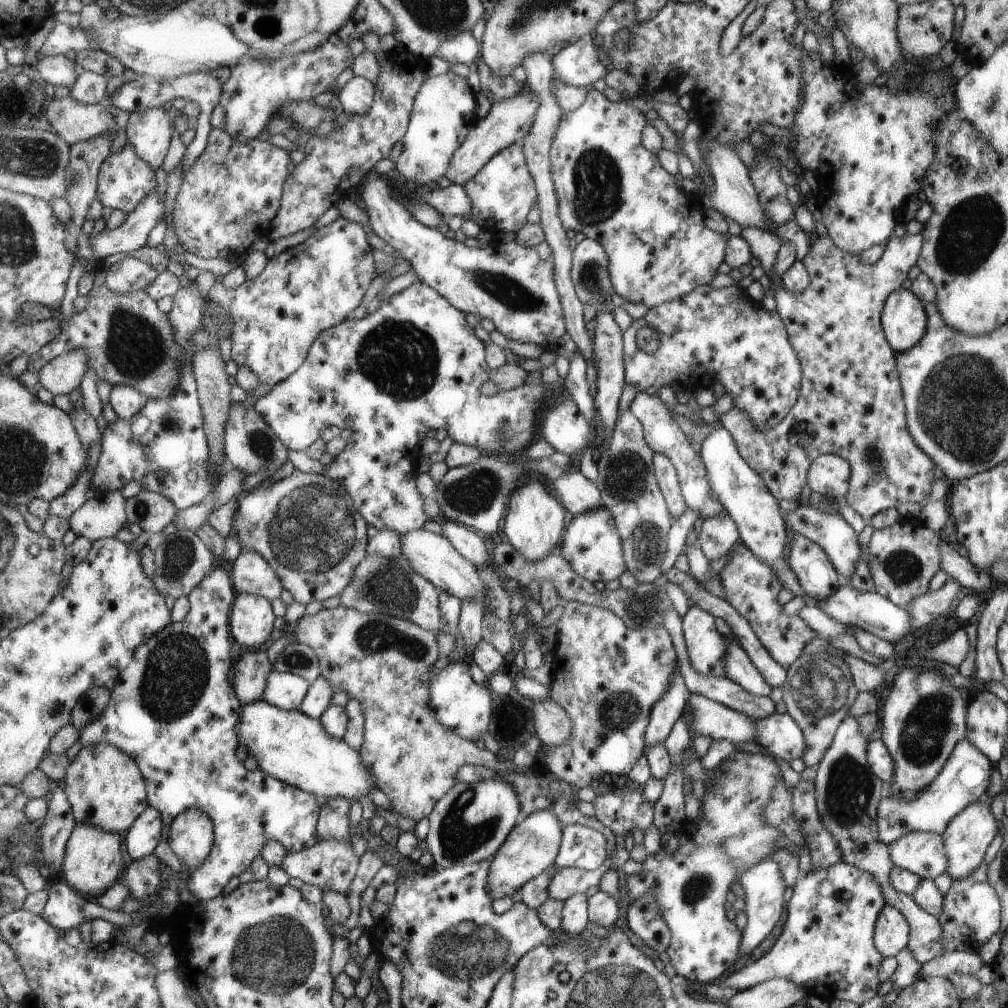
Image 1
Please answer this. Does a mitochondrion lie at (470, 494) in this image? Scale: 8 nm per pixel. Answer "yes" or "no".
yes

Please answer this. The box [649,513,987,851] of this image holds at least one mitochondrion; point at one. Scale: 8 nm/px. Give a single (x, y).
(818, 689)

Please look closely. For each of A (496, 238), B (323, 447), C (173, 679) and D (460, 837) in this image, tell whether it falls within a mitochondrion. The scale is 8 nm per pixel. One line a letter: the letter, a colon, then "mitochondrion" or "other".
A: other
B: other
C: mitochondrion
D: mitochondrion

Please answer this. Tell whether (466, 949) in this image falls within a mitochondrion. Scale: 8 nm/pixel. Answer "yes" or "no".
yes

